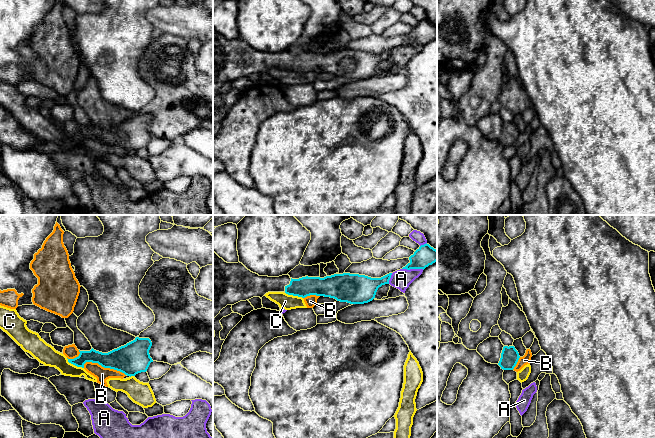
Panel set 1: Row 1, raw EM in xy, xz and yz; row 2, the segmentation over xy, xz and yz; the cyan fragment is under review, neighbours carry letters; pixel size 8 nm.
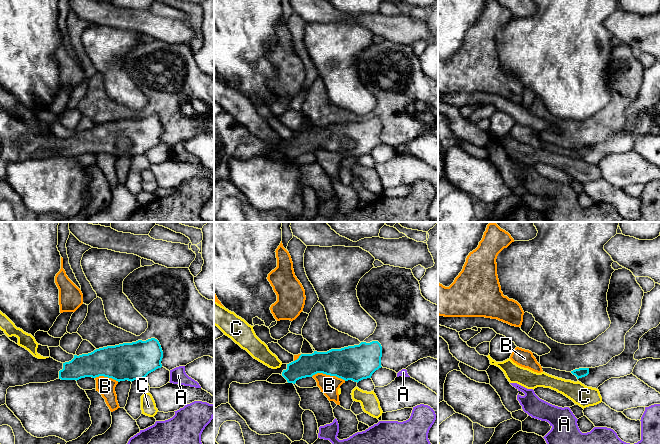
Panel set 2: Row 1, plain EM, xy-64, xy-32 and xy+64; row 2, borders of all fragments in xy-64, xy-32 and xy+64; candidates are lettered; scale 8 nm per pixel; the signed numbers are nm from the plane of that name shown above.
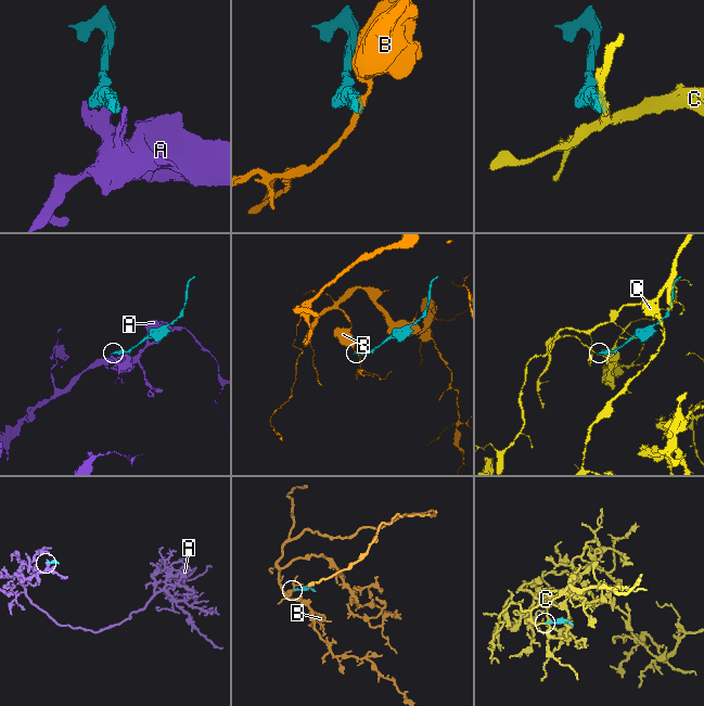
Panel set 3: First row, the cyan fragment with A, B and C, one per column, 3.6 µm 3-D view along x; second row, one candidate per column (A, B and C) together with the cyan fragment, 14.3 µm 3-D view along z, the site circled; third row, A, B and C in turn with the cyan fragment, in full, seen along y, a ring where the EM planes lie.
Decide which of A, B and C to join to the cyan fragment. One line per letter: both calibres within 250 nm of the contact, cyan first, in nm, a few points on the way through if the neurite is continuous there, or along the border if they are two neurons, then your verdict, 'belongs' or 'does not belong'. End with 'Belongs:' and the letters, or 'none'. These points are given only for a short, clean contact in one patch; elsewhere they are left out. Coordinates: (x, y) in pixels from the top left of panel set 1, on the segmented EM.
A: calibres 160 and 160 nm; does not belong
B: calibres 260 and 110 nm; border xy (83, 364), (97, 362), (104, 367), (119, 370), (125, 375); does not belong
C: calibres 110 and 160 nm; does not belong
Belongs: none

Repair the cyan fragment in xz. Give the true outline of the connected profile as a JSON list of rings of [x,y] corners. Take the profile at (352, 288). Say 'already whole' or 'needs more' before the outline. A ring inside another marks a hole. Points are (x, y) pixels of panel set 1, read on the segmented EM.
needs more; [[[213,251],[213,318],[227,305],[234,305],[253,297],[262,298],[268,292],[284,292],[288,295],[305,298],[310,295],[334,298],[350,304],[364,304],[375,298],[379,287],[389,284],[392,273],[381,278],[371,278],[359,274],[334,274],[320,277],[292,279],[288,274],[279,277],[259,276],[248,270],[242,263],[227,263]]]

